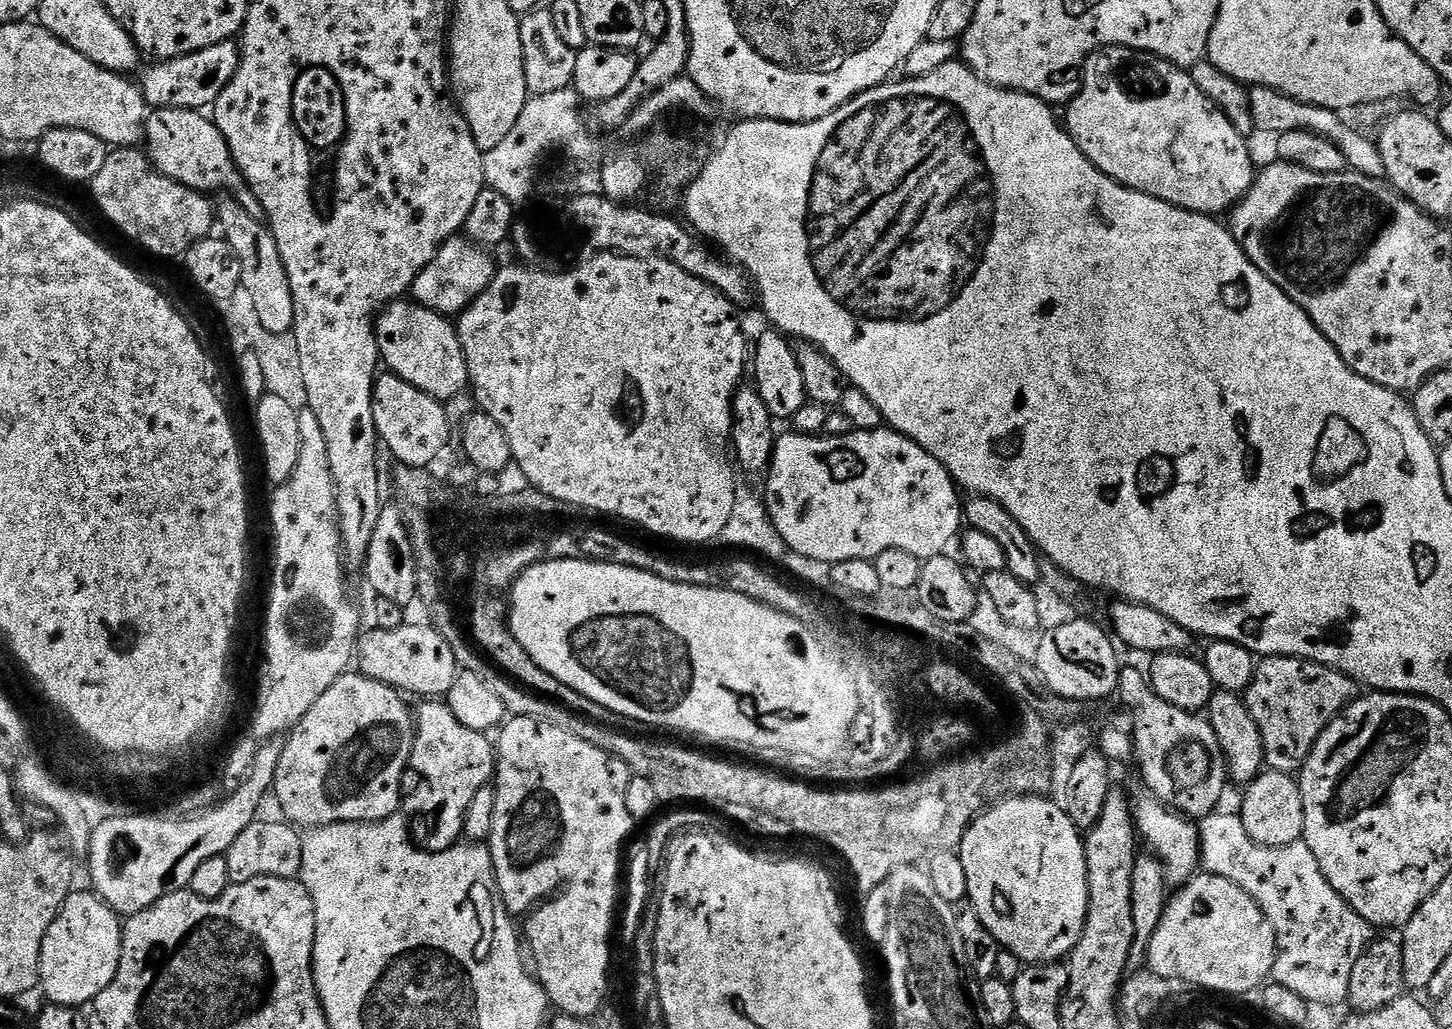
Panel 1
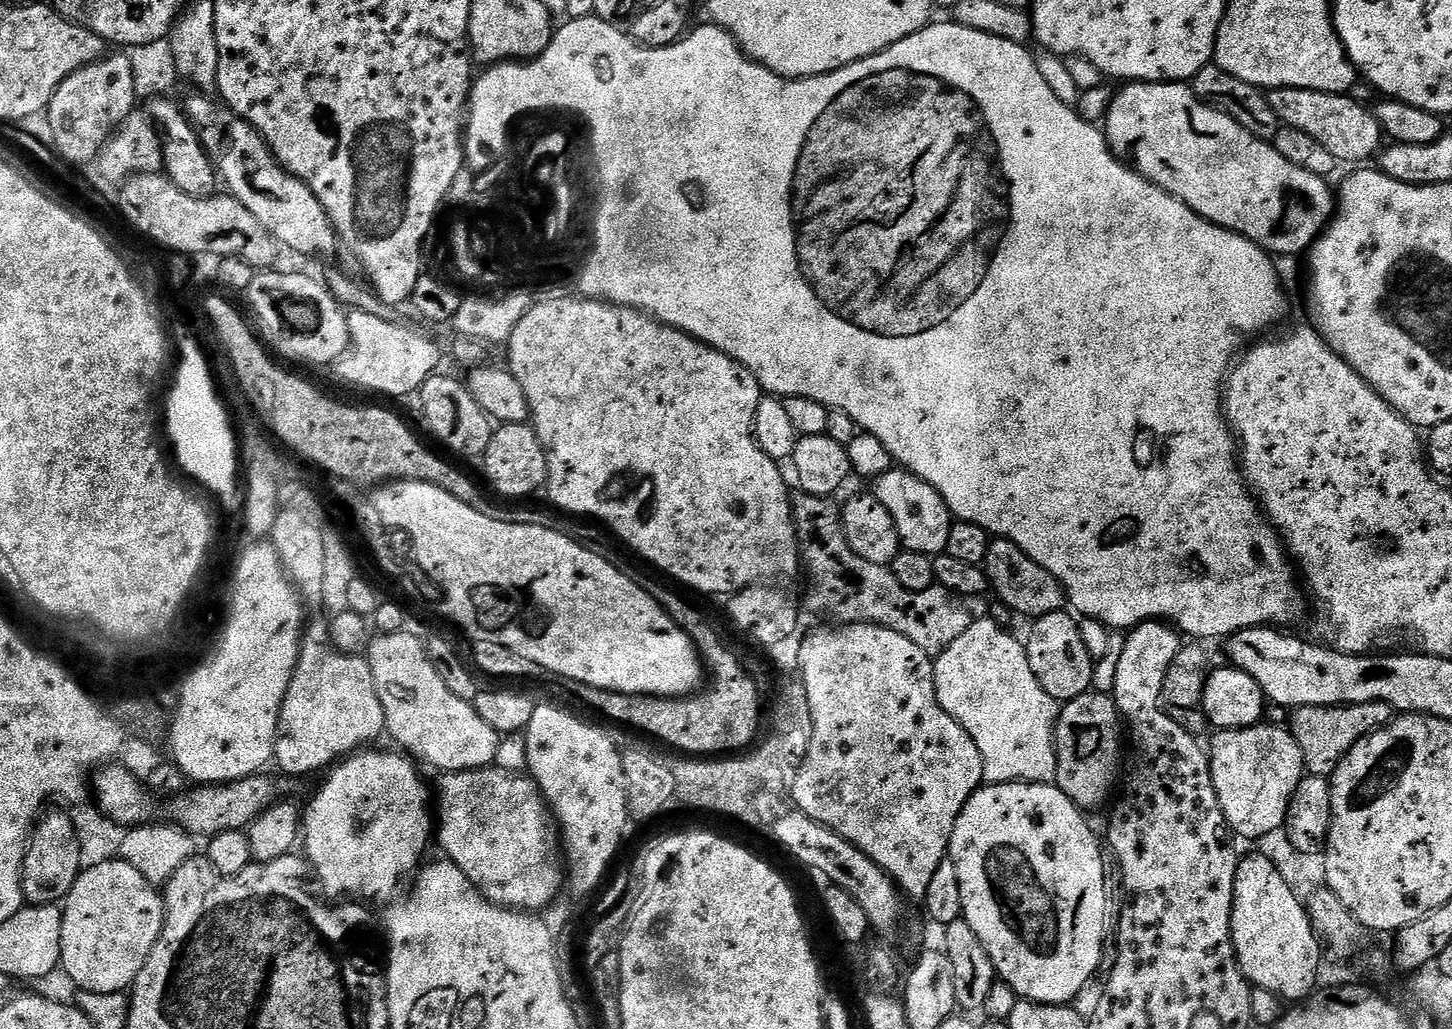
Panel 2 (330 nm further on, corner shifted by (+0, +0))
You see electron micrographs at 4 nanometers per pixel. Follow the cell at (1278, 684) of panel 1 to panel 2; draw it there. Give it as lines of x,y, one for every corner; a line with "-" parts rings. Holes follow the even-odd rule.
1375,700
1365,704
1341,704
1339,708
1306,706
1297,708
1290,716
1290,731
1302,750
1304,766
1309,776
1331,777
1341,758
1362,738
1394,719
1394,709
1386,702

